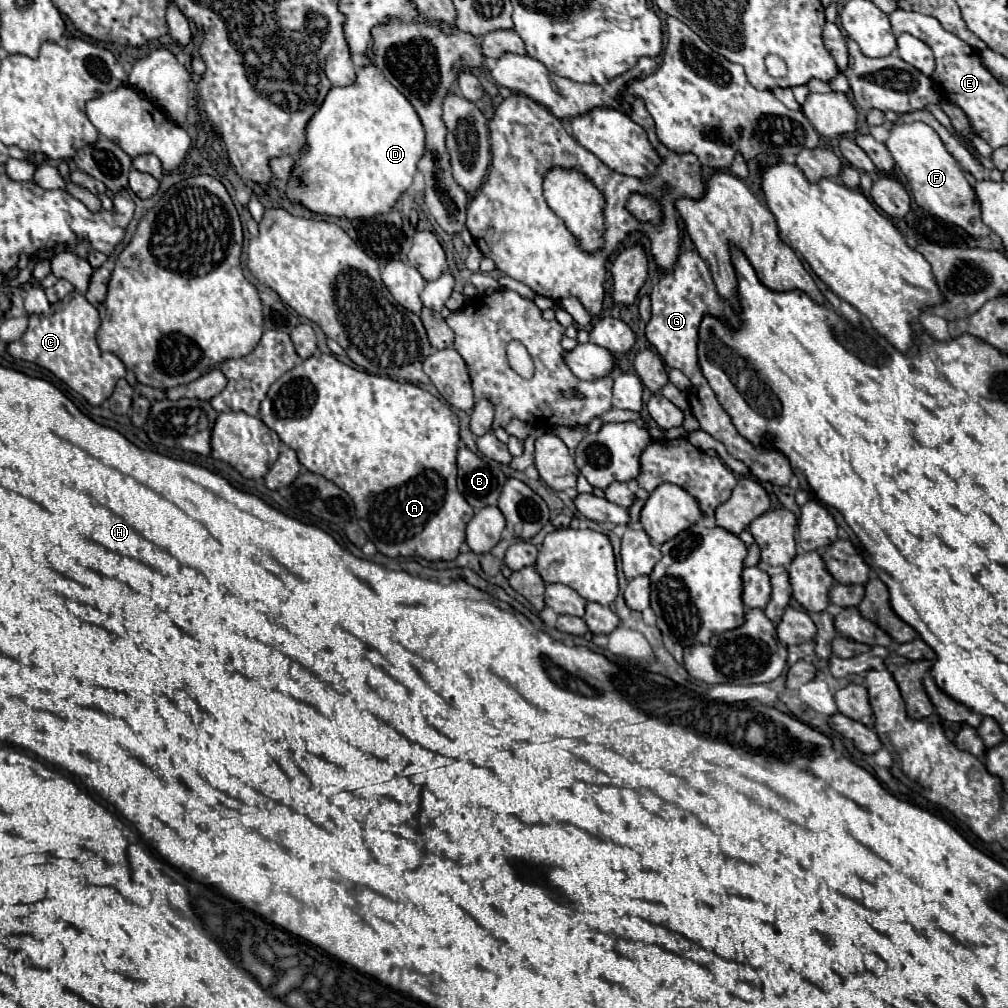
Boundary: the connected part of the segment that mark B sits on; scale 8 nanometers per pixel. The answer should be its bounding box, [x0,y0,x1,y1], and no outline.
[457,443,507,511]

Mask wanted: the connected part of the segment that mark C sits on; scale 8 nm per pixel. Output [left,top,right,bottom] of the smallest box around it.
[7,291,125,405]

